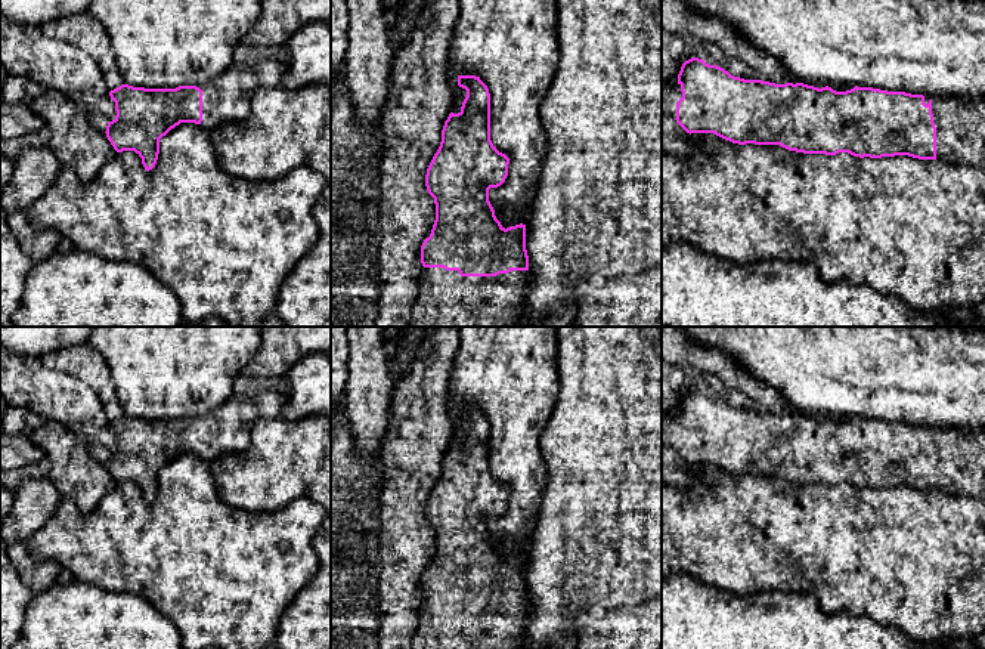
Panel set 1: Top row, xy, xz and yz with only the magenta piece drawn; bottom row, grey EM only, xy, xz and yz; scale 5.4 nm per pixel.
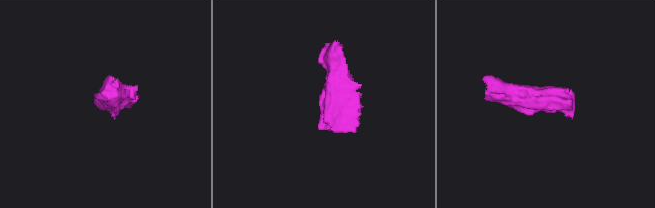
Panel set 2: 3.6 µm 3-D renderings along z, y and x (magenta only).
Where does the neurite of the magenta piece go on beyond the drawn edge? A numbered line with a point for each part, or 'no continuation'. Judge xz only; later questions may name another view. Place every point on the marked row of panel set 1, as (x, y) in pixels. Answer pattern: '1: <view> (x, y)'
1: xz (445, 299)

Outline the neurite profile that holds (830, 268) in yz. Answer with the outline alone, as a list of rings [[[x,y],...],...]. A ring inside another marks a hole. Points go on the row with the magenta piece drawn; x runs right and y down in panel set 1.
[[[691,133],[696,149],[691,157],[679,158],[662,152],[662,245],[676,241],[690,244],[704,254],[735,263],[766,260],[812,262],[826,282],[867,284],[882,294],[895,294],[910,306],[942,313],[950,306],[975,307],[985,302],[985,171],[969,166],[953,166],[941,160],[919,160],[908,155],[854,157],[803,154],[780,145],[738,145],[713,133]]]

